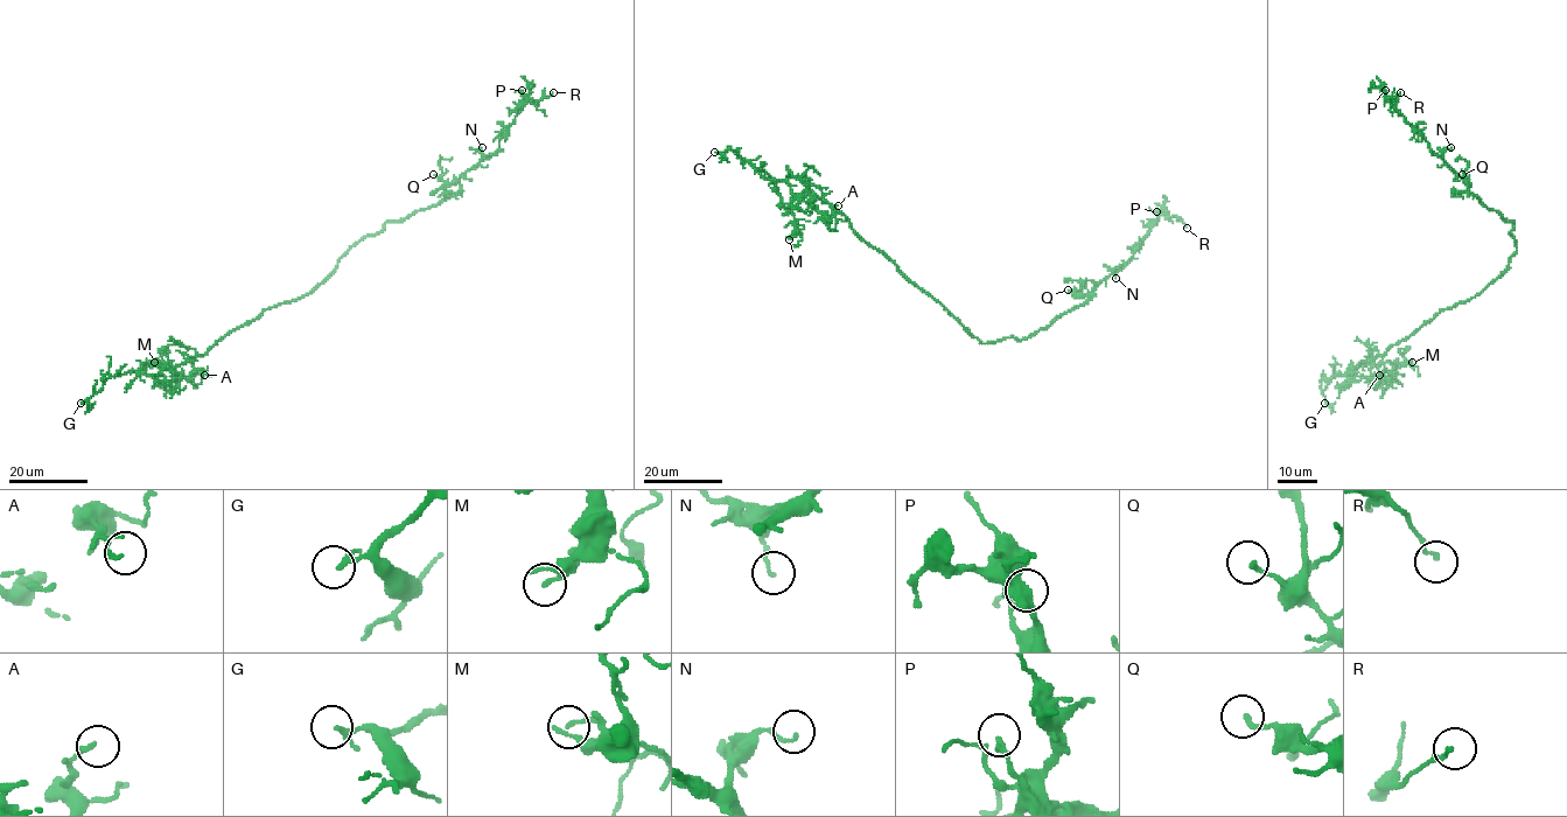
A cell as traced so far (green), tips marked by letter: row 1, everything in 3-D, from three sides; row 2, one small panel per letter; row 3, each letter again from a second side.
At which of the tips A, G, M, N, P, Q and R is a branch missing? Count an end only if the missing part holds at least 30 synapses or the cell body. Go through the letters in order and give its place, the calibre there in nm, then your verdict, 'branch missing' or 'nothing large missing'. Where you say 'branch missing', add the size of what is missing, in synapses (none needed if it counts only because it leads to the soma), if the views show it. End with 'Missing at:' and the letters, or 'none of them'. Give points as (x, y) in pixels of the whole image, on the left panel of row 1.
A: place (204, 375); calibre 90 nm; nothing large missing
G: place (81, 403); calibre 190 nm; nothing large missing
M: place (154, 362); calibre 120 nm; nothing large missing
N: place (482, 147); calibre 120 nm; nothing large missing
P: place (522, 90); calibre 170 nm; nothing large missing
Q: place (433, 174); calibre 170 nm; nothing large missing
R: place (553, 92); calibre 150 nm; nothing large missing
Missing at: none of them

